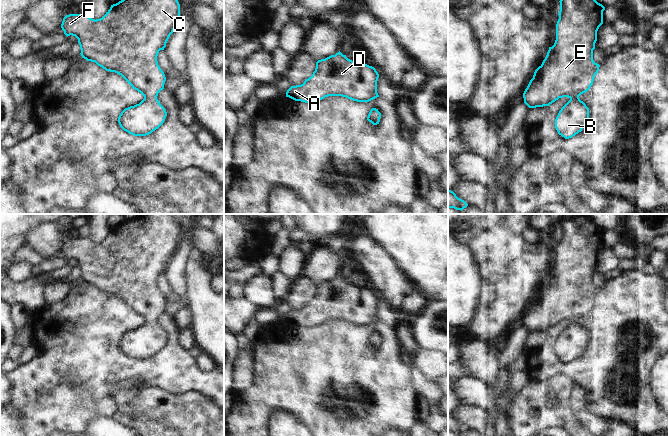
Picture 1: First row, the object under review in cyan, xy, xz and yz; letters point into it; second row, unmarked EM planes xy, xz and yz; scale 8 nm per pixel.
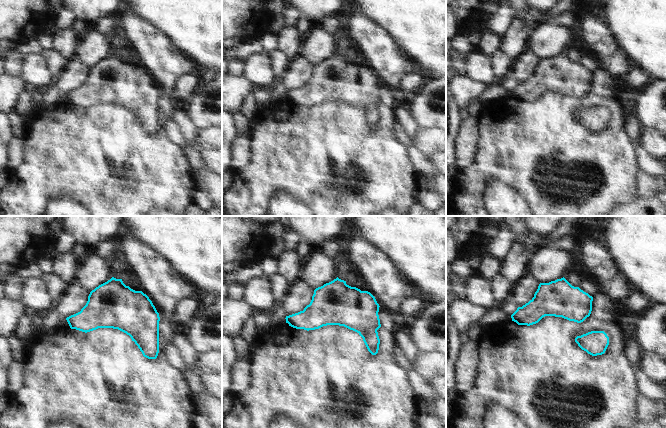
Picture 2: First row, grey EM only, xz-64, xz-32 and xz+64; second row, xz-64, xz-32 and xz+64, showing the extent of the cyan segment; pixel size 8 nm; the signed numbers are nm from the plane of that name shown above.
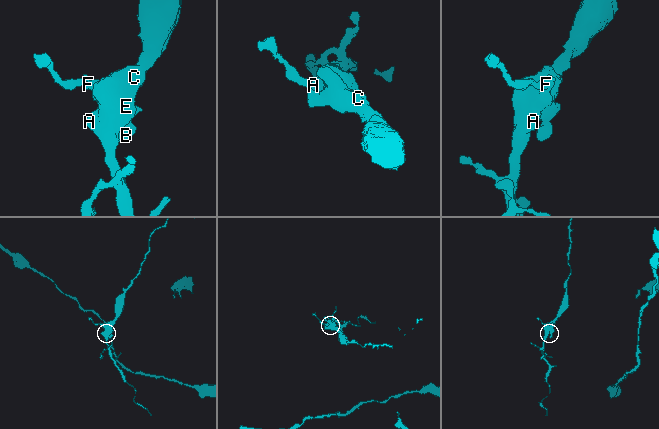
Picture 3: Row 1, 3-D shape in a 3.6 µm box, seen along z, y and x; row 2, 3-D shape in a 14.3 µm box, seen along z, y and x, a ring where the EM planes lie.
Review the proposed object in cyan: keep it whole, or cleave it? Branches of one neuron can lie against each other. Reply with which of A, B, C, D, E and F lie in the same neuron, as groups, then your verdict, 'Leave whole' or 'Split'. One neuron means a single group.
Groups: A B C D E F. Leave whole

